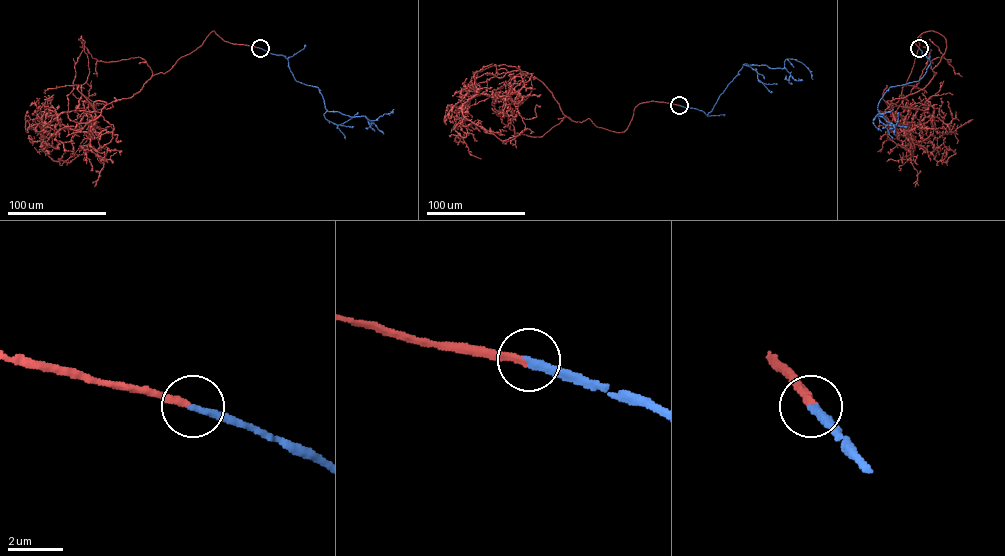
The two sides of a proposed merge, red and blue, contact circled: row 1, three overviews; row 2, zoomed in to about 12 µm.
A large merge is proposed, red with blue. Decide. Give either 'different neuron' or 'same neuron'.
same neuron

